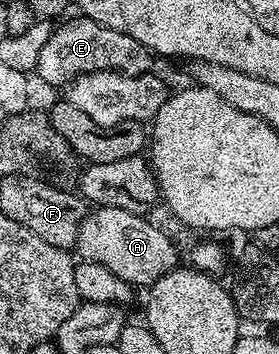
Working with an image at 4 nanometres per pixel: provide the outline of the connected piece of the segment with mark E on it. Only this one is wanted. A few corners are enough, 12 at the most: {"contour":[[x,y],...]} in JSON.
{"contour":[[67,17],[40,51],[36,74],[62,88],[82,74],[149,74],[140,40]]}

